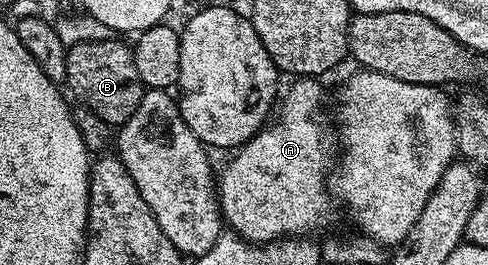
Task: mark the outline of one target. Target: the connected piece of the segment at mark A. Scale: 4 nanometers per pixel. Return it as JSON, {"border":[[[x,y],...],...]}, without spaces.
{"border":[[[303,76],[292,82],[295,83],[278,103],[279,119],[264,125],[259,133],[238,147],[230,155],[232,158],[228,160],[223,175],[220,173],[217,178],[217,197],[224,223],[245,242],[262,244],[283,240],[288,236],[310,235],[307,233],[317,229],[331,210],[329,175],[337,158],[337,138],[332,127],[330,130],[323,123],[323,90],[311,76]]]}

